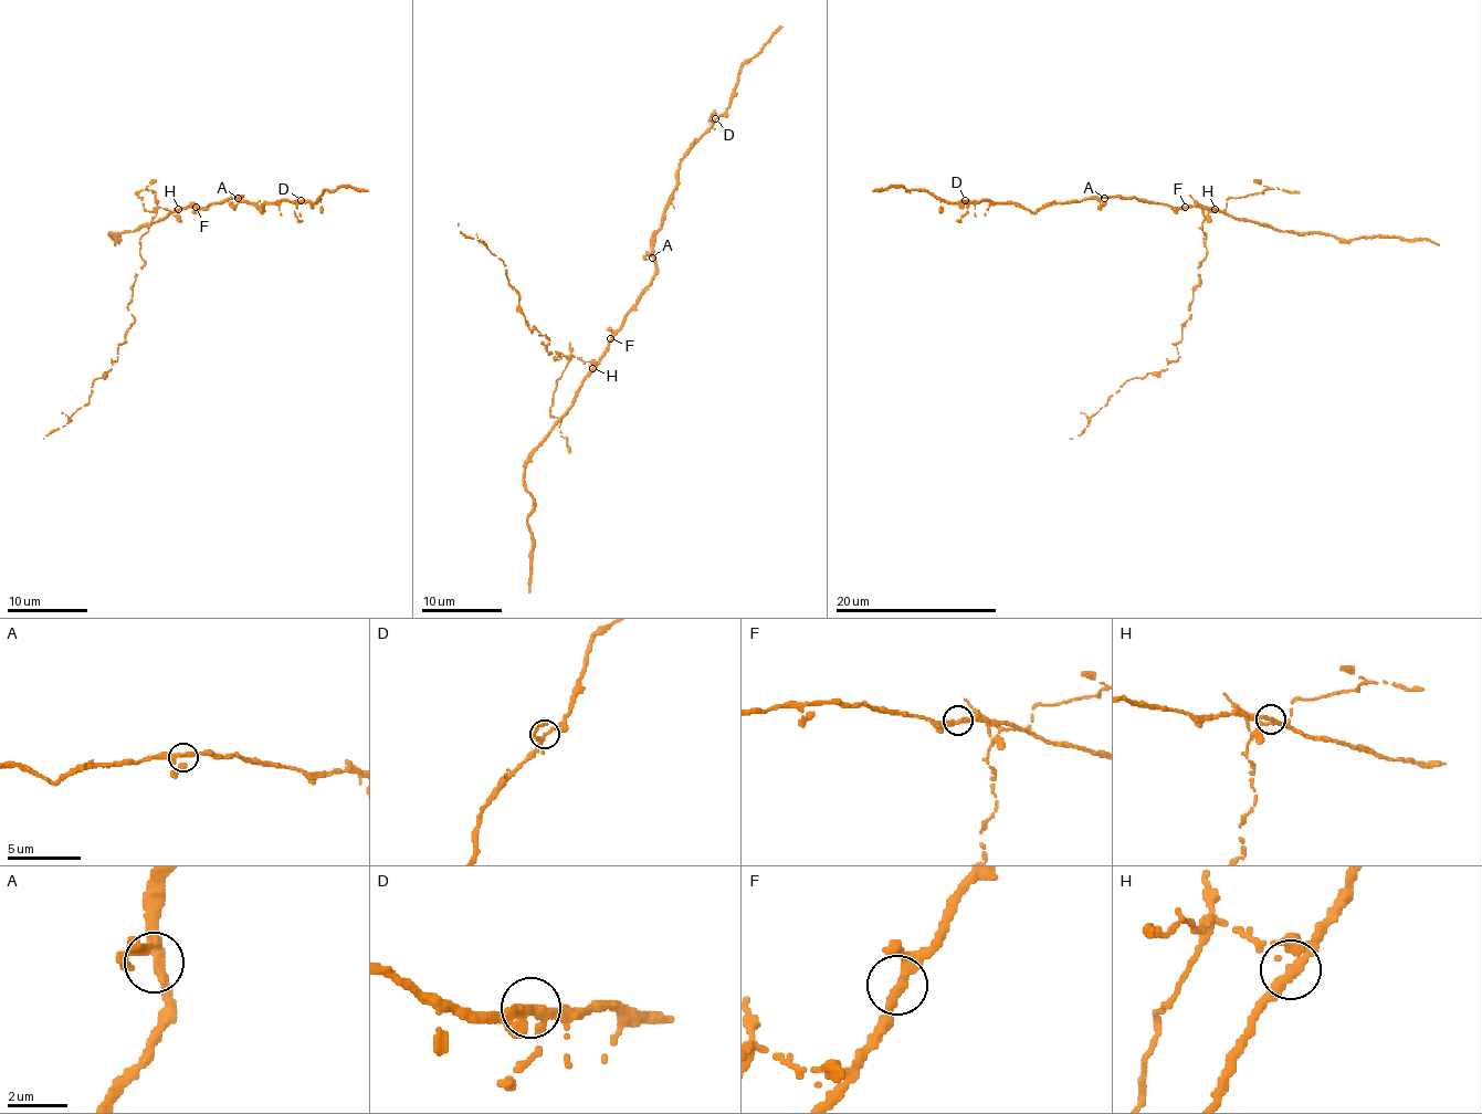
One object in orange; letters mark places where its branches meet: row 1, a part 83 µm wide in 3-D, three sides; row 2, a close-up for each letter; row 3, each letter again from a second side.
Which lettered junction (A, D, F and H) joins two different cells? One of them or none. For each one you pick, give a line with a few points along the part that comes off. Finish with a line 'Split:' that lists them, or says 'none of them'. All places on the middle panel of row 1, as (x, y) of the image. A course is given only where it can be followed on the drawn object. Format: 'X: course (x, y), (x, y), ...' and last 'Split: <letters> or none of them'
H: course (591, 369), (574, 357), (554, 359), (559, 355), (542, 343), (549, 340), (532, 333), (503, 260), (459, 223)
Split: H

